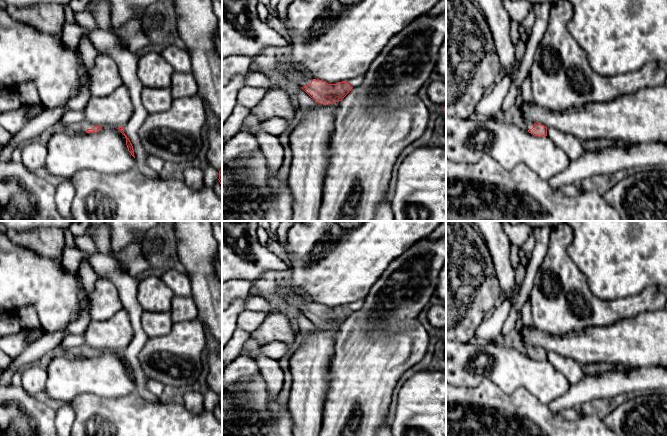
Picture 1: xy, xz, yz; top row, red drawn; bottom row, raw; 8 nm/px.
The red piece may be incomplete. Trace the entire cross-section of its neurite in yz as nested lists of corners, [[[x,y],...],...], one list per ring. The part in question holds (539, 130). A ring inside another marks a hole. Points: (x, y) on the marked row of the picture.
[[[531,121],[526,122],[526,129],[528,130],[529,133],[542,137],[542,136],[547,136],[547,127],[541,124],[535,124]]]

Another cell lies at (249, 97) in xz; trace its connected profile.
[[[243,86],[237,92],[237,104],[251,110],[264,98],[265,93],[266,89],[263,88]]]

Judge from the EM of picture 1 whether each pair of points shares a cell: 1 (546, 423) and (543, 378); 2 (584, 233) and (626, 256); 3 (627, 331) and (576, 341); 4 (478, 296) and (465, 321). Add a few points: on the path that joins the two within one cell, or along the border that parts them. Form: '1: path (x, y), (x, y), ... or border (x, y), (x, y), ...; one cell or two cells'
1: border (527, 390), (547, 406); two cells
2: path (594, 233), (603, 233), (616, 246); one cell
3: path (614, 341), (589, 341); one cell
4: path (473, 302), (465, 310), (465, 315); one cell

